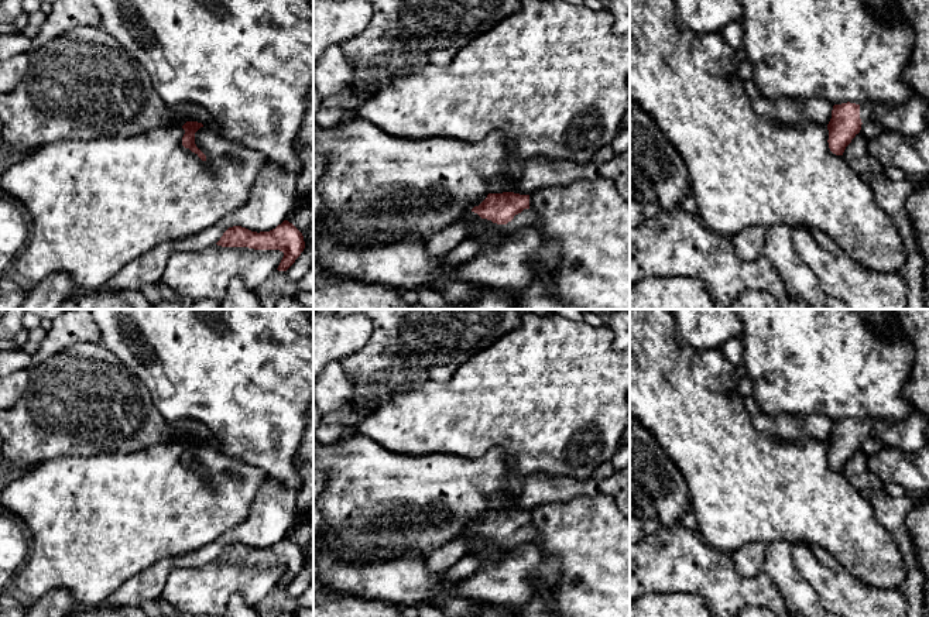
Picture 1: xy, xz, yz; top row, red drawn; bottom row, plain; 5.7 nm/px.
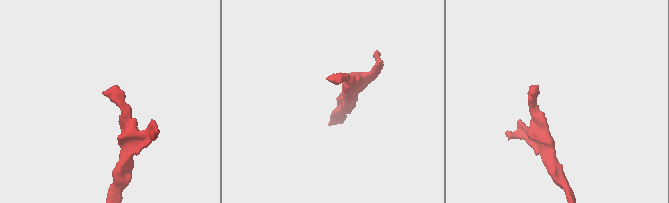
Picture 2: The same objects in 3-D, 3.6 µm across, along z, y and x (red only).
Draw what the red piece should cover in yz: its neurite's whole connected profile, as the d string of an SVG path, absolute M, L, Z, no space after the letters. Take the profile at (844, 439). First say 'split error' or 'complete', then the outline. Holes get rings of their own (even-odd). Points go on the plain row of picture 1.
split error; M847 418L833 422L827 441L827 459L833 470L843 472L846 463L860 449L861 441L873 436L873 424L874 421L870 418L863 421Z

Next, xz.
split error; M489 510L470 528L469 553L477 553L493 542L500 542L511 551L525 542L537 542L537 539L538 532L529 525L529 511Z

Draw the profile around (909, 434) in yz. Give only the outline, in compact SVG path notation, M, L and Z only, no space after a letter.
M915 408L905 419L877 419L873 436L889 448L919 449L926 442L926 418Z

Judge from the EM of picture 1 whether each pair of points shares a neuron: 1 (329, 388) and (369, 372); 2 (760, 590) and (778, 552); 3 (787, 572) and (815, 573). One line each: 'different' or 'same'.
1: different
2: different
3: different

